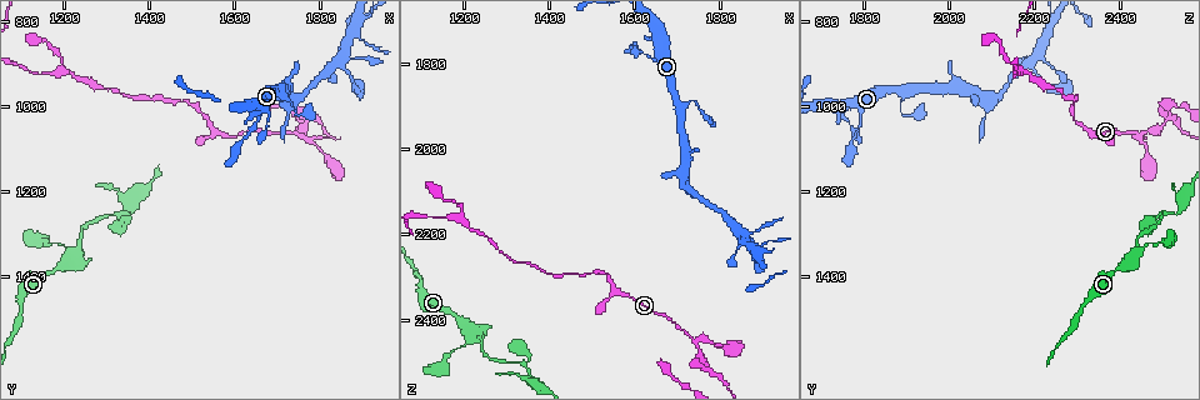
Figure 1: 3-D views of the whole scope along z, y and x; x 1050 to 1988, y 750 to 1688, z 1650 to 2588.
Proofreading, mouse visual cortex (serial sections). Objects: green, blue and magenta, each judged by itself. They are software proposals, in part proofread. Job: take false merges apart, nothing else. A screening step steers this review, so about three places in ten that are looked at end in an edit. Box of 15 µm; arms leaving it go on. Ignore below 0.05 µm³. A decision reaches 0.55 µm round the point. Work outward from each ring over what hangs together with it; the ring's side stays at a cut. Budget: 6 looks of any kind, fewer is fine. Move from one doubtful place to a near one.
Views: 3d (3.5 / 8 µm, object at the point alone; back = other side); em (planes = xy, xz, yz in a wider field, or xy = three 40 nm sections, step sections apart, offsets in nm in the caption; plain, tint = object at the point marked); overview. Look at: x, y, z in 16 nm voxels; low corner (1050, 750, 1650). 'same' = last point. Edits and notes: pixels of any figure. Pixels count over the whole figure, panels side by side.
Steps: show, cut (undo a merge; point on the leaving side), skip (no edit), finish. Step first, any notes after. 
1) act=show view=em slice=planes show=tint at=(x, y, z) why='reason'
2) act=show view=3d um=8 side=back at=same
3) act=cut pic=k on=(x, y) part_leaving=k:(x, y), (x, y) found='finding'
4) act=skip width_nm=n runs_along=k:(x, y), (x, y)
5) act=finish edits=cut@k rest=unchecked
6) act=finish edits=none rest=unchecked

act=show view=3d um=3.5 at=(1210, 1340, 2440) why='three-way junction'

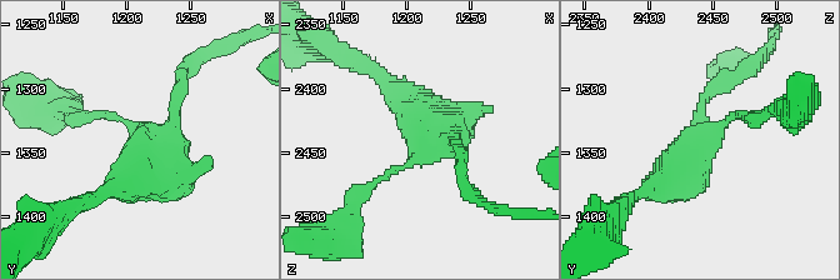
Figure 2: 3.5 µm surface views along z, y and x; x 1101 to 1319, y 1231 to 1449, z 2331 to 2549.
act=show view=em slice=planes show=tint at=(1214, 1344, 2442) why='shape alone is not enough'

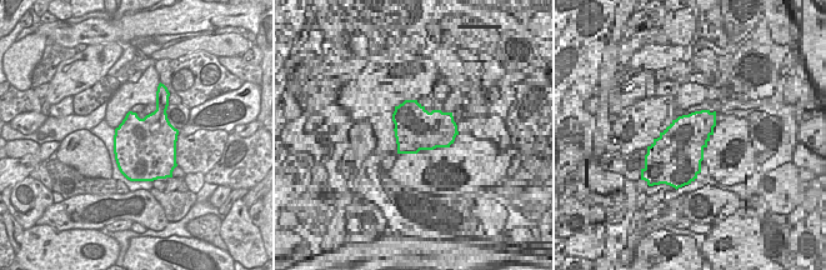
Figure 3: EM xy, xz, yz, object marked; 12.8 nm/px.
act=skip width_nm=800 runs_along=2:(101, 196), (171, 143), (183, 89) found='one cell here'

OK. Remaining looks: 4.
act=show view=3d um=3.5 at=(1335, 1255, 2500) why='arms part here'

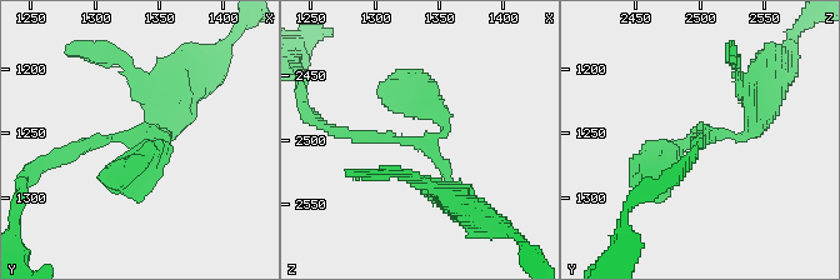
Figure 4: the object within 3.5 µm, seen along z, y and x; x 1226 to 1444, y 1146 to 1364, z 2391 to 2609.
act=show view=em slice=xy step=1 show=tint at=(1340, 1254, 2502)

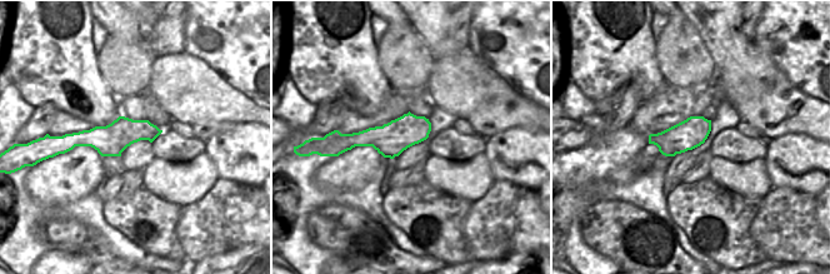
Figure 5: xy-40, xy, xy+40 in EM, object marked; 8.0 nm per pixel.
act=skip arm_widths_nm=150,200,400 runs_along=4:(345, 135), (425, 144), (456, 201) found='one cell here'

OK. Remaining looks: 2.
act=show view=3d um=3.5 at=(1735, 1060, 2445) why='three arms meet'

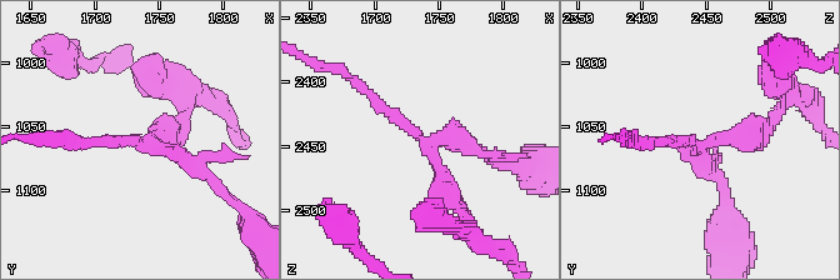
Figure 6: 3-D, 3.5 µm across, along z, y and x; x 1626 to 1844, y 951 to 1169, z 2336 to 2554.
act=show view=em slice=xy step=5 show=tint at=(1736, 1064, 2444) arms=3 arm_widths_nm=150,200,250

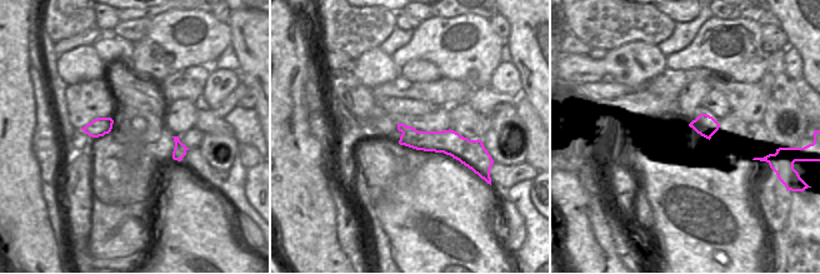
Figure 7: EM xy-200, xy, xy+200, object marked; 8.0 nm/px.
act=cut pic=6 on=(480, 153) part_leaving=6:(431, 138), (516, 164) found='two cells meet here'

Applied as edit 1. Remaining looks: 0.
act=finish edits=cut@6 rest=unchecked

